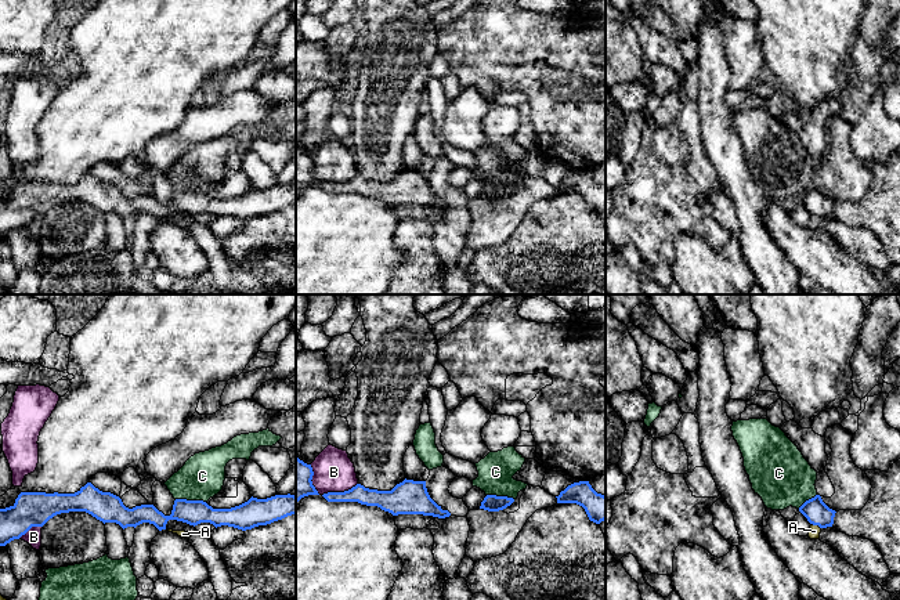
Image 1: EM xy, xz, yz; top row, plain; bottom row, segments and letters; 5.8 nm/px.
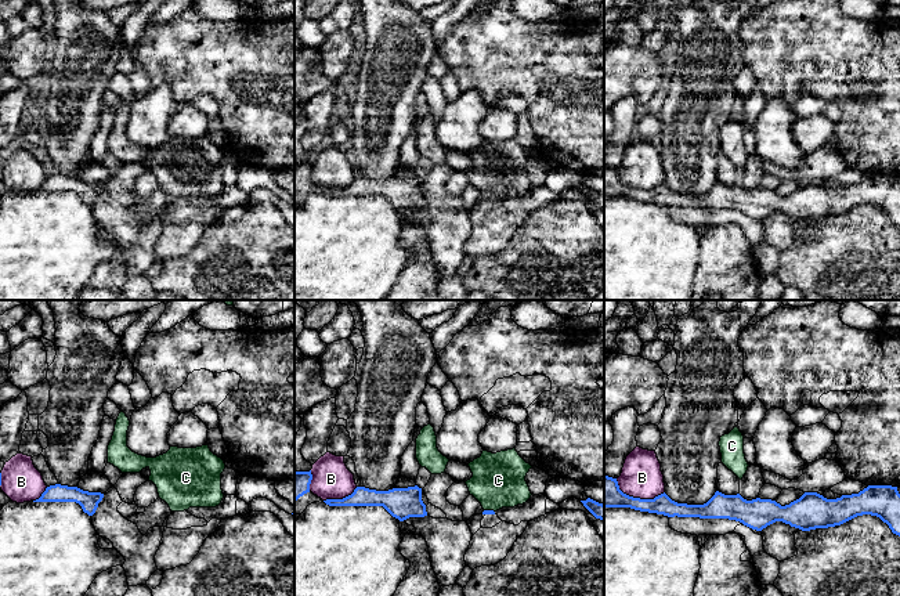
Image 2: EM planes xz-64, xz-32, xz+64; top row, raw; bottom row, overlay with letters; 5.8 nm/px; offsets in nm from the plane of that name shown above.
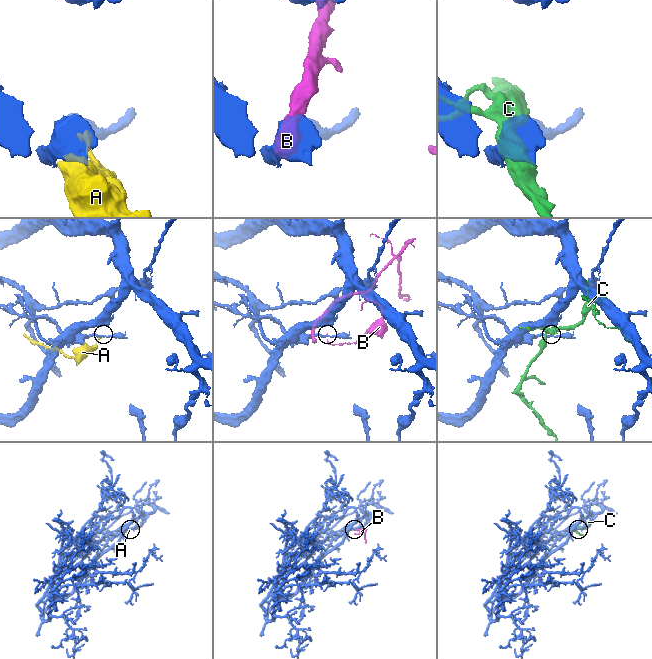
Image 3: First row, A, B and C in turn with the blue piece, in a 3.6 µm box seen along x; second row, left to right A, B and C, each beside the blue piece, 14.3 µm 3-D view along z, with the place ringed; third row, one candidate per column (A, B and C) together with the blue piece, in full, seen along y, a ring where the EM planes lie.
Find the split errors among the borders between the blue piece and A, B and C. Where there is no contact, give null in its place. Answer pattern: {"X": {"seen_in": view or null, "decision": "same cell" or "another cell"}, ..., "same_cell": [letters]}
{"A": {"seen_in": "yz", "decision": "another cell"}, "B": {"seen_in": "xz", "decision": "another cell"}, "C": {"seen_in": "xy", "decision": "another cell"}, "same_cell": []}

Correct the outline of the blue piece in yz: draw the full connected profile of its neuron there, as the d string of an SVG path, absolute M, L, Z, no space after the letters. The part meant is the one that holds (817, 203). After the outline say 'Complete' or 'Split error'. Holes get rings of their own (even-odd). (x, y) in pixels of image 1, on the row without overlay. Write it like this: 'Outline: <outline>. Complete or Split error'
Outline: M820 185L806 191L799 198L799 202L807 209L810 214L818 216L820 218L832 217L836 203L823 192Z. Complete

